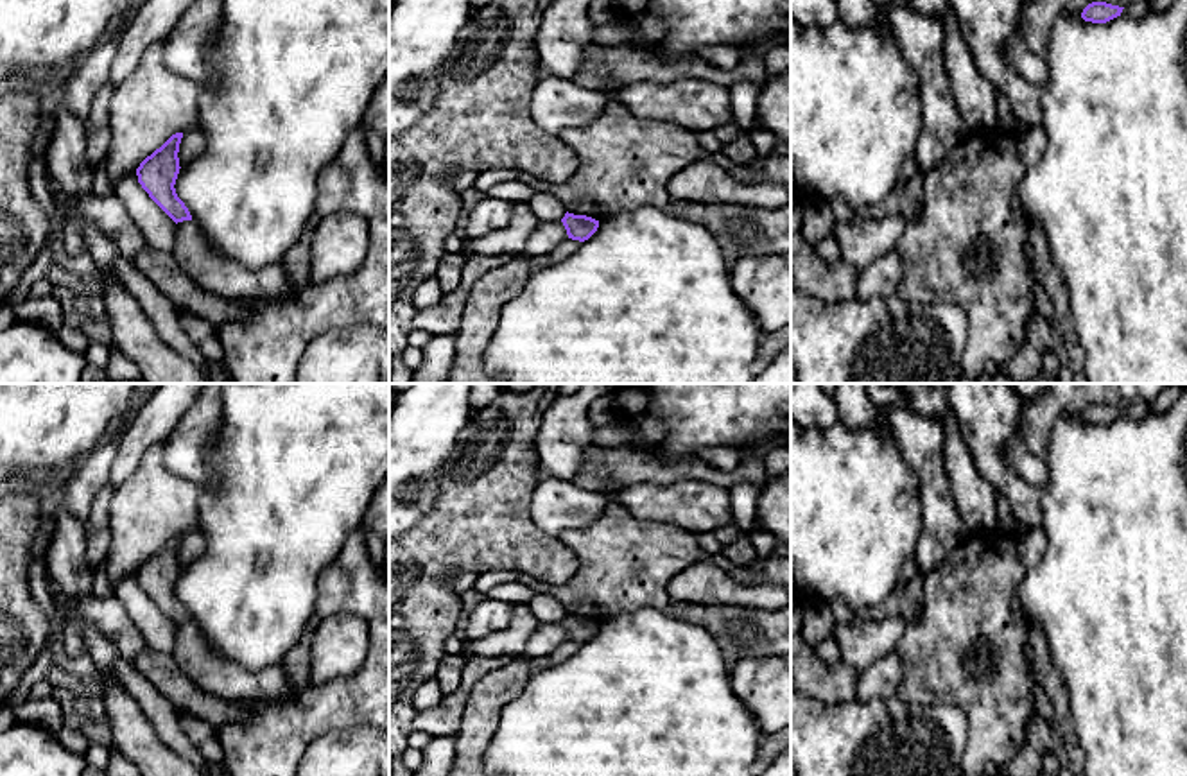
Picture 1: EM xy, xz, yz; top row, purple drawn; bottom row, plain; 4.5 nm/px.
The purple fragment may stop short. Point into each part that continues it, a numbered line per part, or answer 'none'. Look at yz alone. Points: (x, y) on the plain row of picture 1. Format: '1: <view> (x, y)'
none

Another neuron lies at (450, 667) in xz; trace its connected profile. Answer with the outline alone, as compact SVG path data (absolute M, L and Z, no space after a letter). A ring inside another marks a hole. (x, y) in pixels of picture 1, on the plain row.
M445 652L445 656L441 658L434 681L439 685L445 695L450 695L459 688L464 663L466 658L463 654Z

